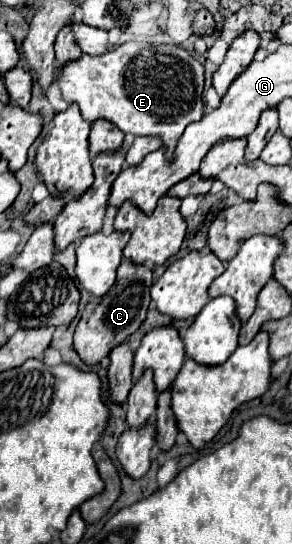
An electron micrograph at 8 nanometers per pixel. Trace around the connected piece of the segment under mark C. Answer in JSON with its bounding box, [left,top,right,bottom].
[74,262,152,364]

